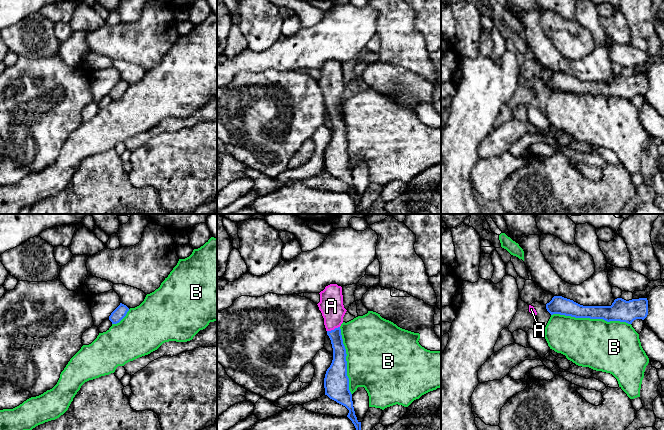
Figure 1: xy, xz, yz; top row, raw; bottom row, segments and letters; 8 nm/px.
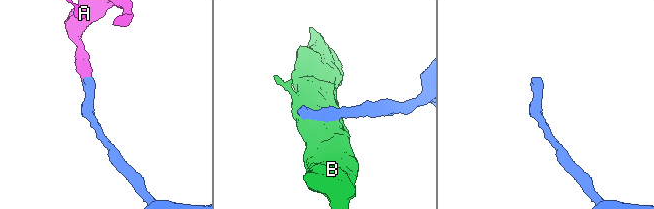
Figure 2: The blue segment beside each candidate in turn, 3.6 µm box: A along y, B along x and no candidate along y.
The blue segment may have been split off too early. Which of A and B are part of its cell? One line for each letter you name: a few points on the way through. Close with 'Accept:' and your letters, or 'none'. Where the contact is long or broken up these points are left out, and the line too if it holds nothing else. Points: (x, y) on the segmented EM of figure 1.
A: runs through xz (339, 352), (334, 329), (331, 306)
Accept: A

